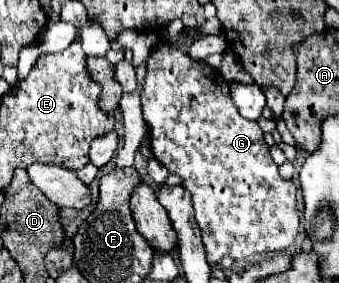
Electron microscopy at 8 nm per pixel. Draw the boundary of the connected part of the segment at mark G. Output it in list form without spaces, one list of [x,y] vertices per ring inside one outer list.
[[[169,42],[155,46],[145,58],[145,66],[147,74],[141,92],[141,104],[149,130],[149,146],[153,156],[171,174],[181,176],[183,186],[191,192],[195,220],[203,232],[207,262],[217,266],[225,254],[229,254],[233,260],[245,260],[289,248],[295,242],[299,228],[295,198],[297,186],[293,180],[279,176],[279,166],[269,156],[269,146],[263,140],[263,130],[259,124],[243,118],[237,112],[229,96],[229,82],[225,82],[225,78],[209,64],[189,58]]]

